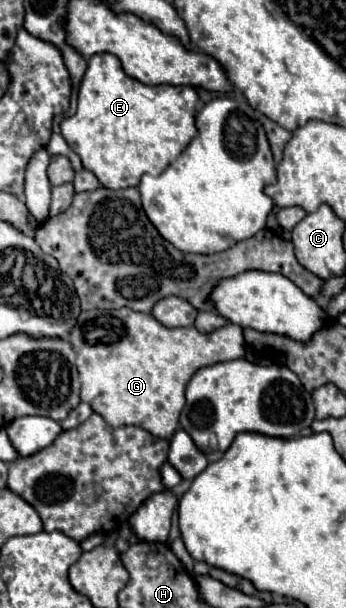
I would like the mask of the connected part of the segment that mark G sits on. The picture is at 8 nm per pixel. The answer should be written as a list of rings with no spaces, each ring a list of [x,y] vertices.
[[[128,307],[116,311],[82,311],[74,329],[70,331],[68,341],[76,349],[76,365],[80,371],[82,383],[82,401],[88,403],[98,415],[112,423],[112,427],[136,425],[150,431],[154,437],[170,441],[178,429],[178,417],[186,403],[184,389],[190,377],[206,365],[222,363],[228,359],[244,357],[246,343],[242,335],[242,327],[234,323],[226,323],[222,329],[216,329],[208,335],[198,333],[196,327],[176,327],[168,329],[158,323],[148,313],[136,313]]]

